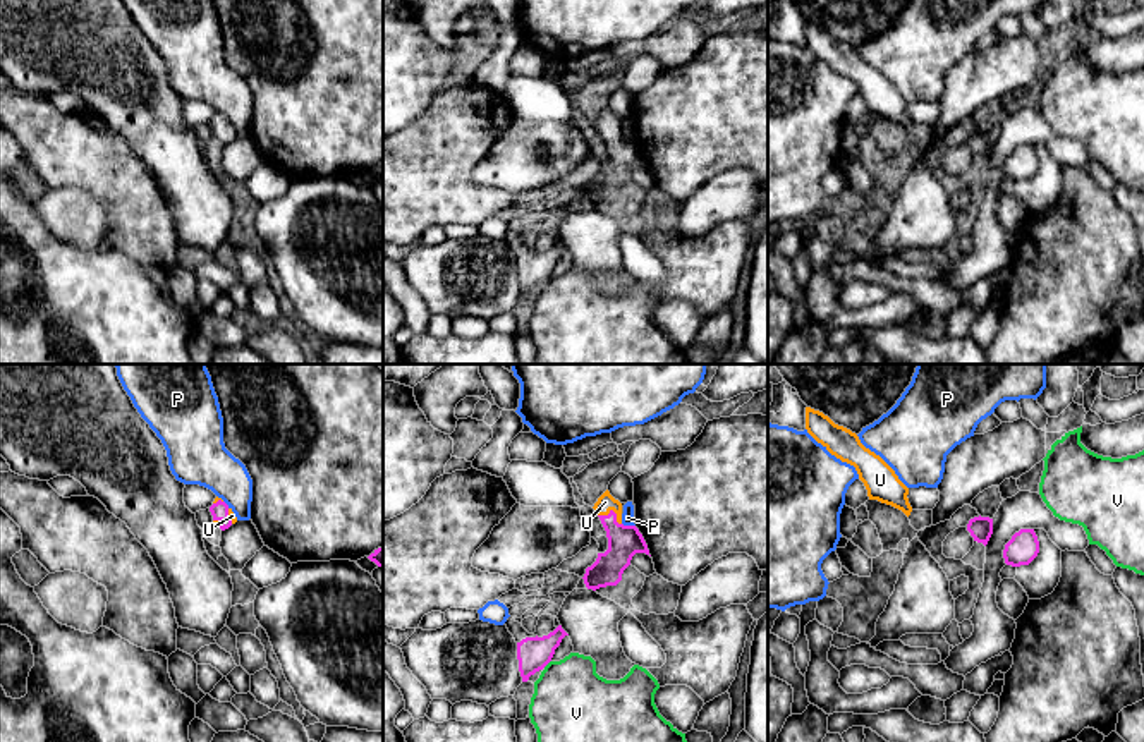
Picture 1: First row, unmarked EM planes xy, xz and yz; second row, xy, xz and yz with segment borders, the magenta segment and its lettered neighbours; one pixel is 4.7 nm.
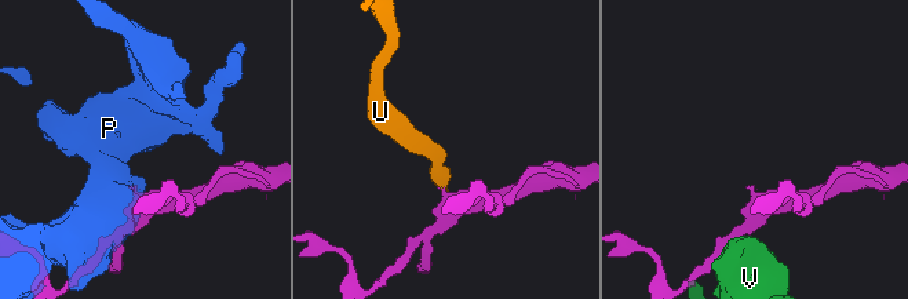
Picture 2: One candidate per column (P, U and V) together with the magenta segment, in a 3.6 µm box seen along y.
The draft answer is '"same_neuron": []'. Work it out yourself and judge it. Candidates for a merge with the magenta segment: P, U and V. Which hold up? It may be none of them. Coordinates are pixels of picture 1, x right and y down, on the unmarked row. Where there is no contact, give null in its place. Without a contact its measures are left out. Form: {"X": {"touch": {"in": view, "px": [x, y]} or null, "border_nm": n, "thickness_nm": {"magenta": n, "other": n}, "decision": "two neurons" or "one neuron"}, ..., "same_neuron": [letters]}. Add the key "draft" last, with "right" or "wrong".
{"P": {"touch": {"in": "xz", "px": [629, 141]}, "border_nm": 70, "thickness_nm": {"magenta": 160, "other": 60}, "decision": "two neurons"}, "U": {"touch": {"in": "xz", "px": [612, 126]}, "border_nm": 120, "thickness_nm": {"magenta": 160, "other": 80}, "decision": "one neuron"}, "V": {"touch": {"in": "xz", "px": [547, 279]}, "border_nm": 50, "thickness_nm": {"magenta": 160, "other": 400}, "decision": "two neurons"}, "same_neuron": ["U"], "draft": "wrong"}

